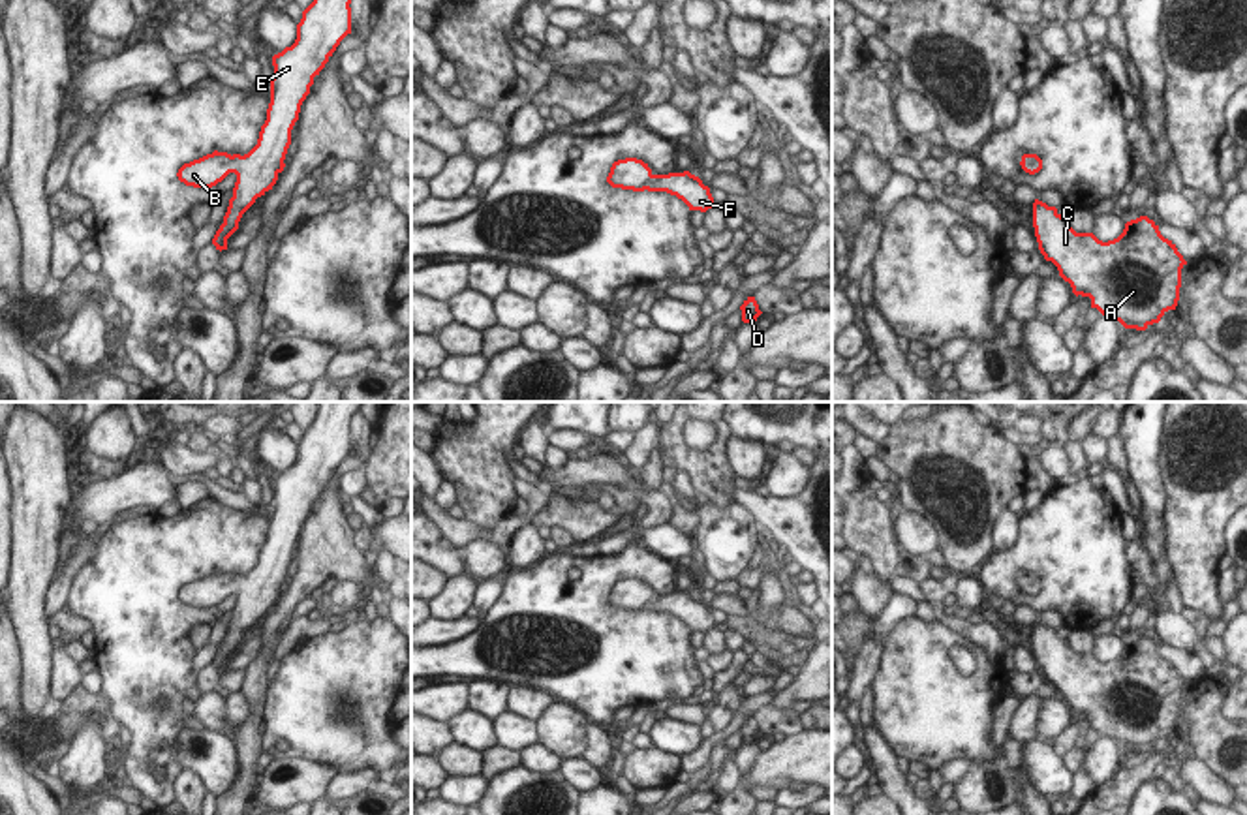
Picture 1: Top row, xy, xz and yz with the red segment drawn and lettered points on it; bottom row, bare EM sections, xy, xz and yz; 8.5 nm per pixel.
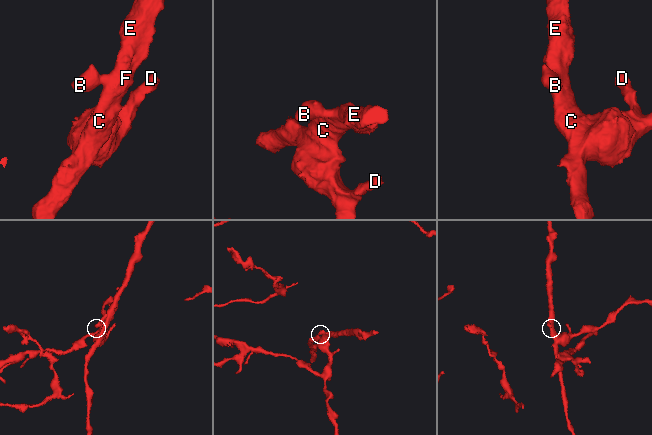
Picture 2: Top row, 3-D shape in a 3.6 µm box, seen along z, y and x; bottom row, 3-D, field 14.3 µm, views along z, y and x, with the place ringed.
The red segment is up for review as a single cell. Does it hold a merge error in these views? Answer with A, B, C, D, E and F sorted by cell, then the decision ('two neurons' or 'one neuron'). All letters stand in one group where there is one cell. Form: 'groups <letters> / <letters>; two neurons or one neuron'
groups A B C D E F; one neuron

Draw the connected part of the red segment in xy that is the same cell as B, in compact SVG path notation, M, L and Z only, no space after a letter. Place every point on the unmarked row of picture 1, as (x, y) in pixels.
M319 402L314 423L302 432L297 460L272 477L270 524L257 565L244 577L214 571L184 584L177 597L186 607L212 608L229 593L237 595L223 644L212 665L227 670L227 659L239 650L242 635L265 616L284 592L291 550L314 498L325 488L340 462L351 454L351 415L362 402Z

